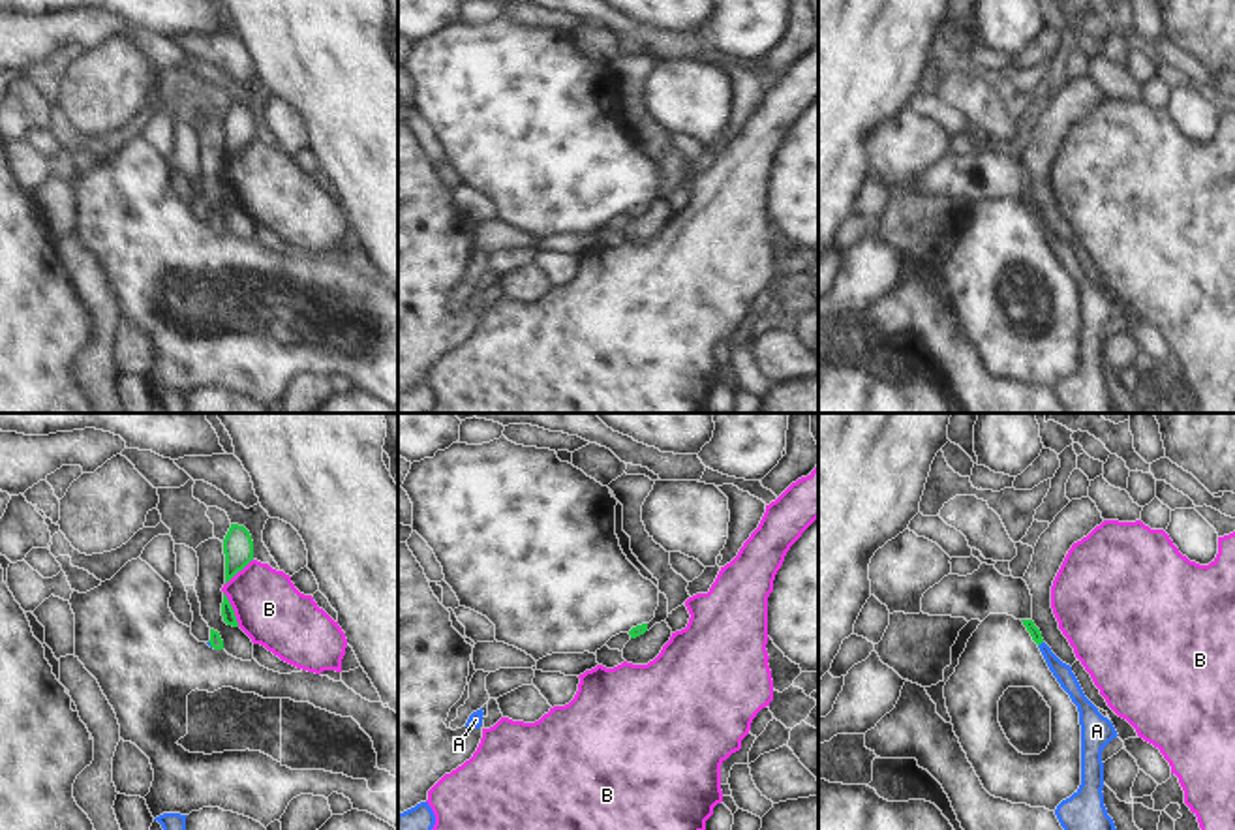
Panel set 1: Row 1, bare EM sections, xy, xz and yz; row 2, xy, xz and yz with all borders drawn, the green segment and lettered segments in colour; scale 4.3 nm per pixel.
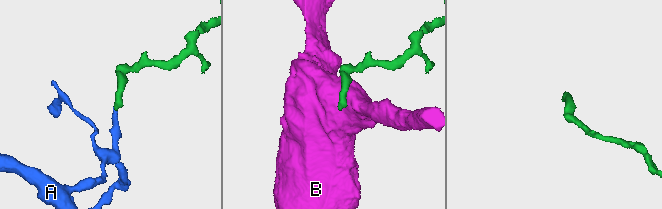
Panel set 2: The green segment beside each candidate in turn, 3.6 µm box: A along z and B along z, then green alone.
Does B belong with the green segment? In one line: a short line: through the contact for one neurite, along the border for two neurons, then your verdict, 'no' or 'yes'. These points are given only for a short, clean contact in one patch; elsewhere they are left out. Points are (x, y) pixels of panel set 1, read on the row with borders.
no

